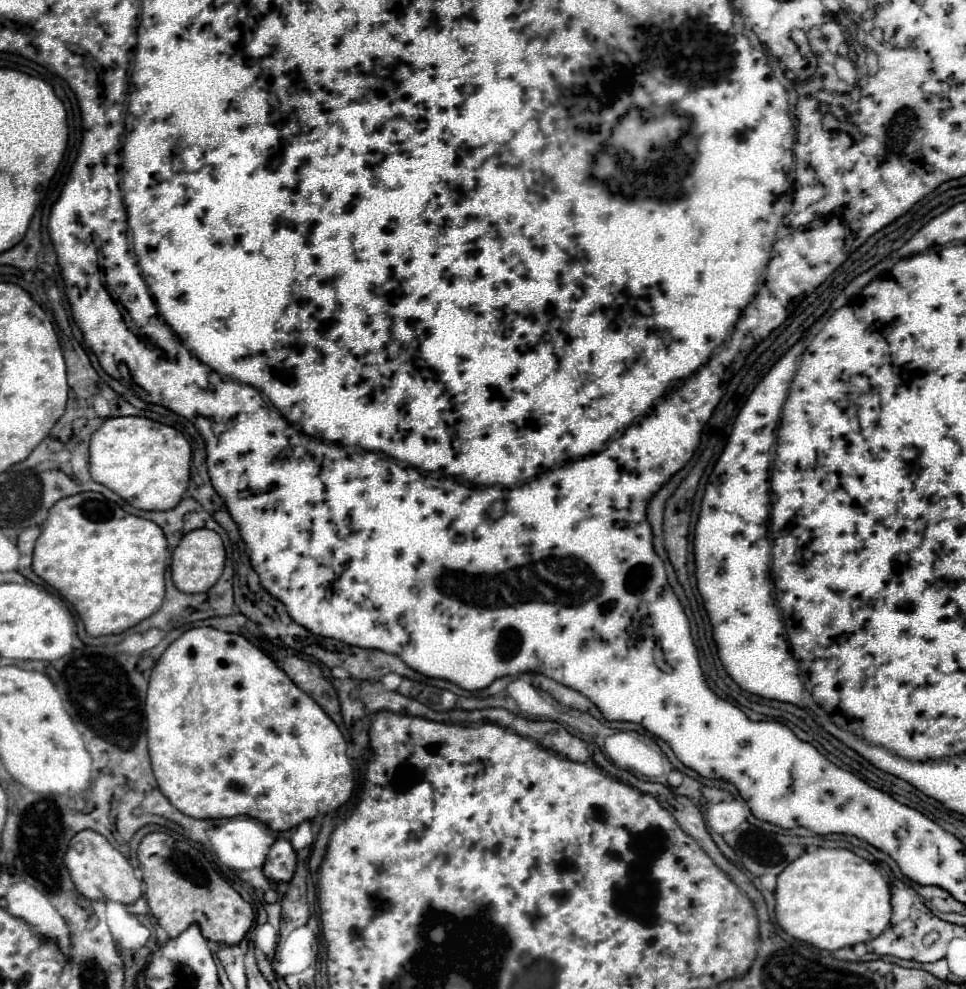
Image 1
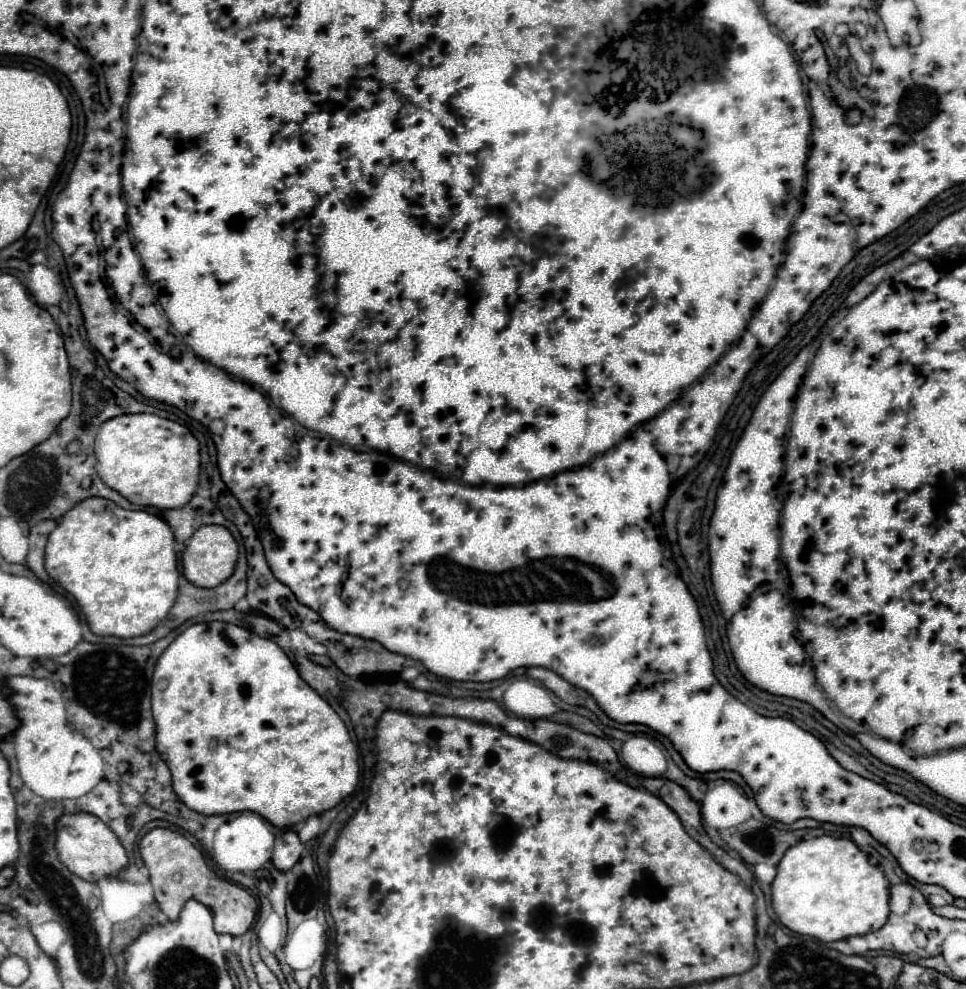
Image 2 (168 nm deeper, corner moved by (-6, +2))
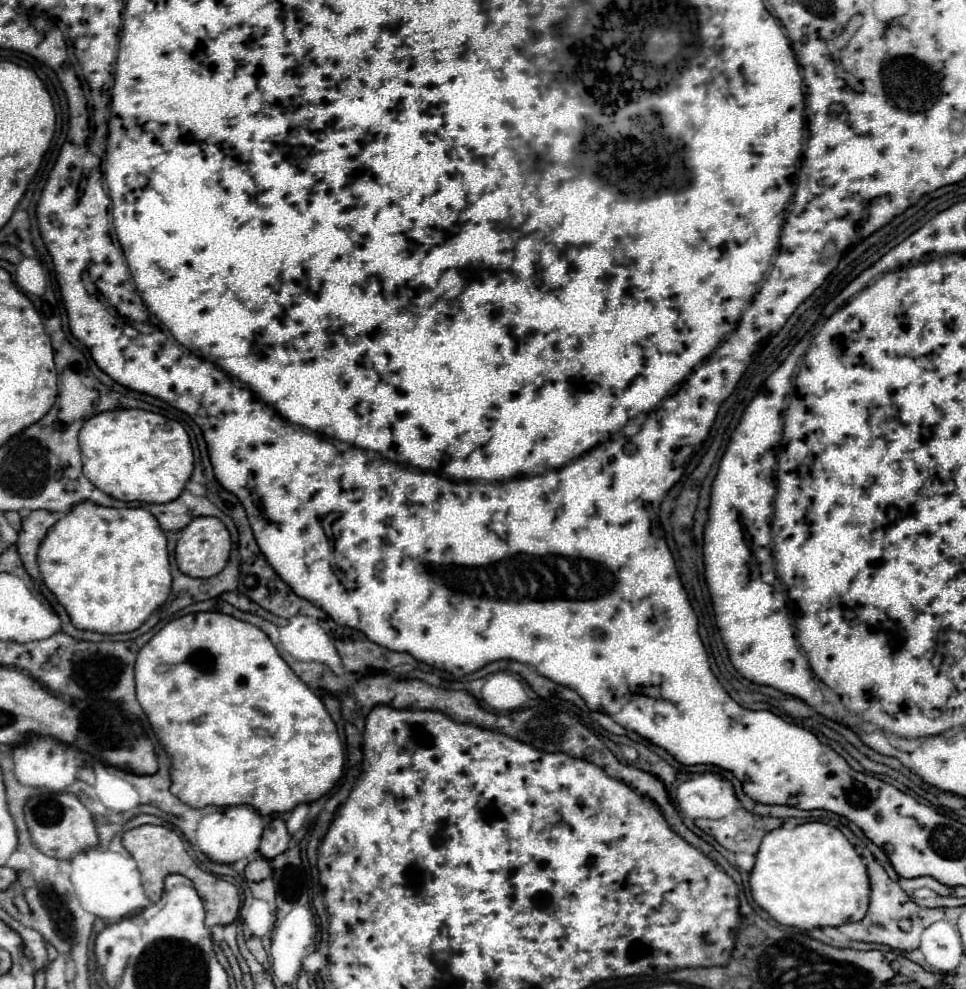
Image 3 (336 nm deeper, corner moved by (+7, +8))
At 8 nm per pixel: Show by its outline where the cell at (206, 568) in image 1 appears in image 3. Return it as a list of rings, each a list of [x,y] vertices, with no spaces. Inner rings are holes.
[[[194,518],[182,532],[180,538],[176,542],[176,564],[180,568],[180,572],[184,572],[186,576],[192,578],[210,578],[216,576],[228,562],[230,556],[230,534],[226,530],[226,526],[218,520],[218,518]]]

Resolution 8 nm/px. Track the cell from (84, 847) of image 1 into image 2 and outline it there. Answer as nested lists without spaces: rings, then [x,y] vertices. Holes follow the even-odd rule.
[[[87,812],[61,814],[55,824],[55,848],[59,860],[77,876],[89,882],[97,882],[103,876],[115,876],[127,866],[127,854],[119,838],[109,830],[105,822]]]

